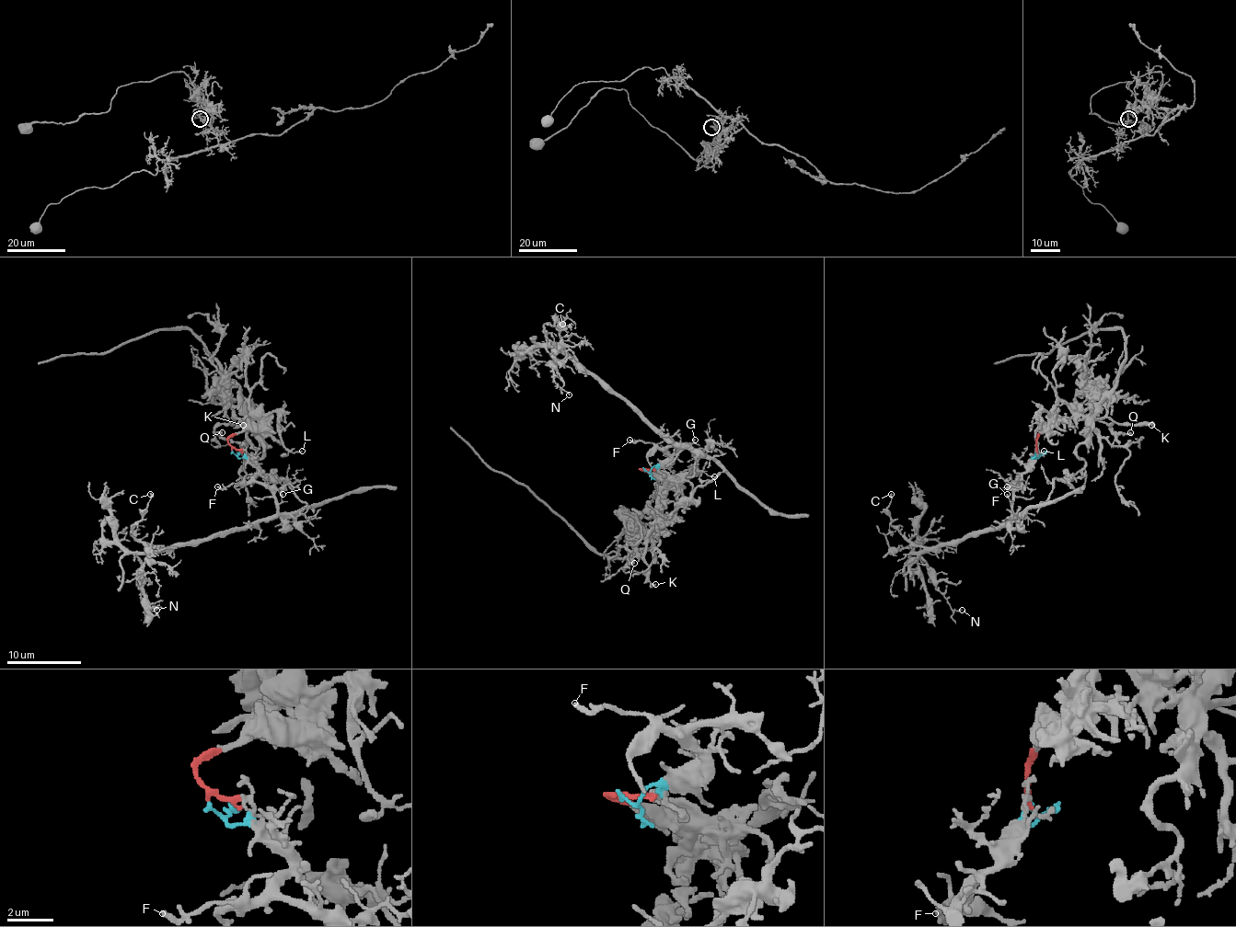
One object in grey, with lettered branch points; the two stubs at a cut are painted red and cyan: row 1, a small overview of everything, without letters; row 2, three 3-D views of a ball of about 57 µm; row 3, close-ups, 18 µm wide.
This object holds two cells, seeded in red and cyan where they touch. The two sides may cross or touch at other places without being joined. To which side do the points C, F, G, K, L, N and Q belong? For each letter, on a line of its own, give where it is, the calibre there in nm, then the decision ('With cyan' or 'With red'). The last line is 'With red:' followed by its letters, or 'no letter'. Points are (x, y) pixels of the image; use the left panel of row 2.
C: Place: (150, 494). Thickness 180 nm. With cyan
F: Place: (217, 486). Thickness 200 nm. With cyan
G: Place: (283, 494). Thickness 130 nm. With cyan
K: Place: (243, 425). Thickness 110 nm. With red
L: Place: (302, 451). Thickness 130 nm. With red
N: Place: (156, 610). Thickness 140 nm. With cyan
Q: Place: (222, 432). Thickness 240 nm. With red
With red: K, L, Q

